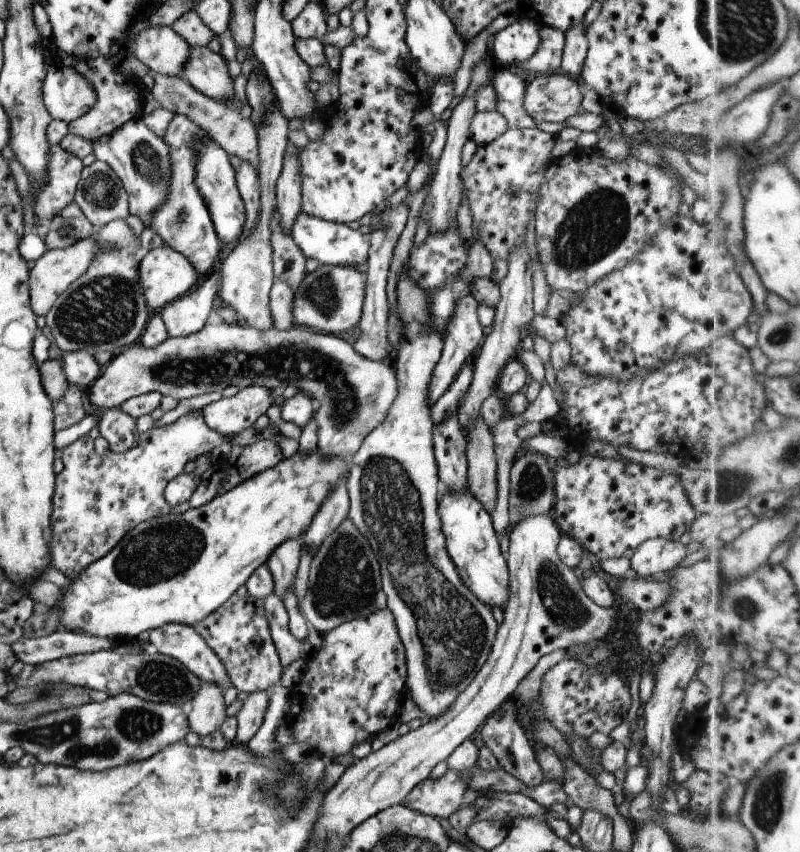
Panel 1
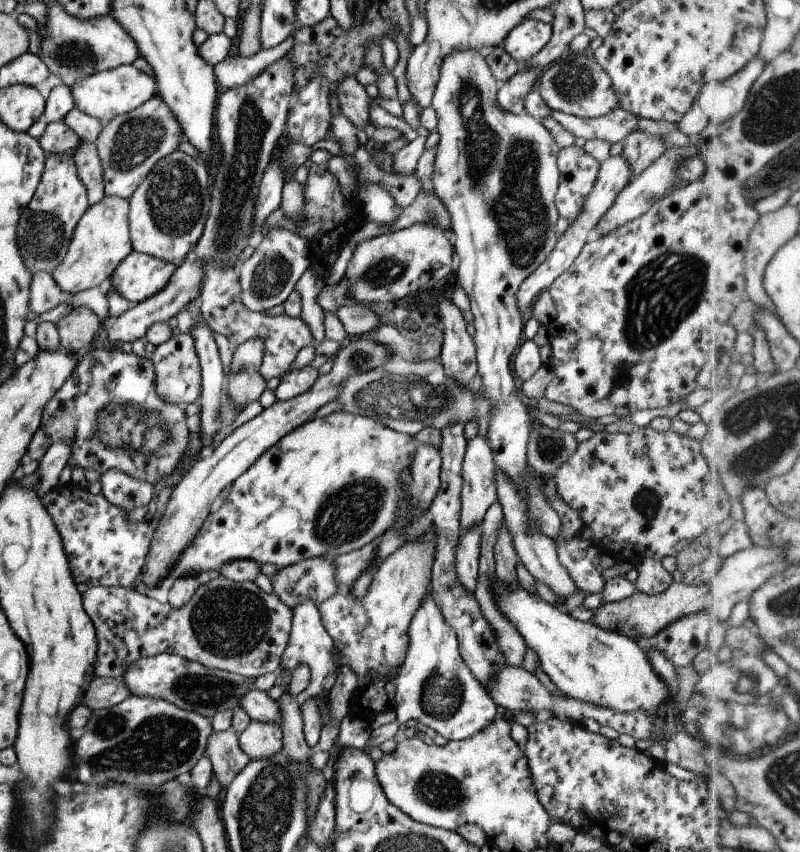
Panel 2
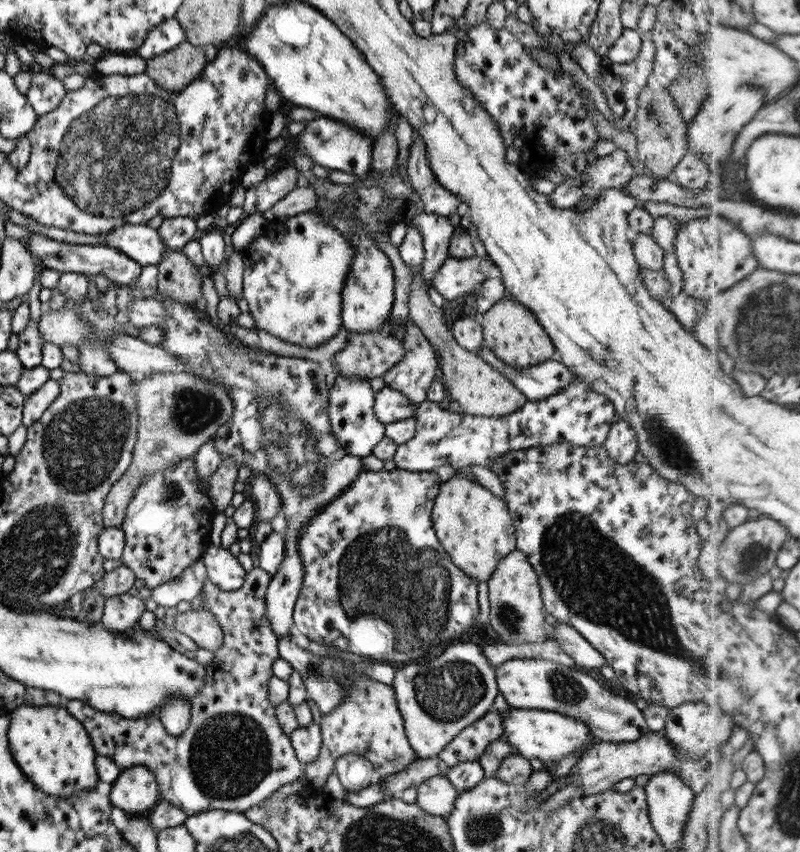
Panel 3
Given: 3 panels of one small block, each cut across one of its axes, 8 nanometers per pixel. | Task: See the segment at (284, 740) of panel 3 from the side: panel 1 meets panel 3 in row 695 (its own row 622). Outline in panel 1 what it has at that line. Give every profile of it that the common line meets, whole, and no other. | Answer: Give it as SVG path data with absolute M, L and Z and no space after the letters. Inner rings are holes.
M242 590L242 594L234 593L220 608L193 627L221 660L230 684L238 693L270 691L279 684L282 664L270 634L264 599L250 596L246 590Z

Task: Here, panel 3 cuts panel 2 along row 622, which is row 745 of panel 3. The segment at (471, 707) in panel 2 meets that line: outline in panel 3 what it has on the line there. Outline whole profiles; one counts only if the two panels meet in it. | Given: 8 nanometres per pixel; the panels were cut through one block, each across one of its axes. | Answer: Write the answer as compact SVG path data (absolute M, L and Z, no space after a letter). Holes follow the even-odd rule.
M455 641L443 648L443 653L424 664L407 662L395 672L393 689L397 706L404 722L404 729L412 750L420 759L438 757L462 729L477 722L492 710L498 688L495 668L480 650L478 644L469 641Z

